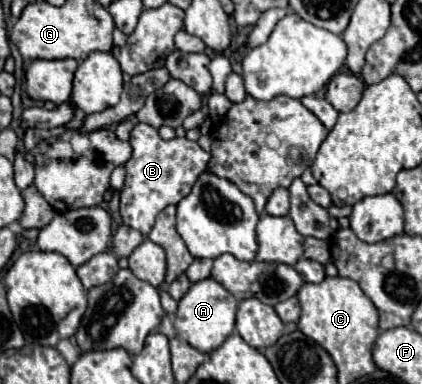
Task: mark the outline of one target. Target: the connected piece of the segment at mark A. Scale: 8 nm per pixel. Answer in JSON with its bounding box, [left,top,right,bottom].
[175,278,237,352]

